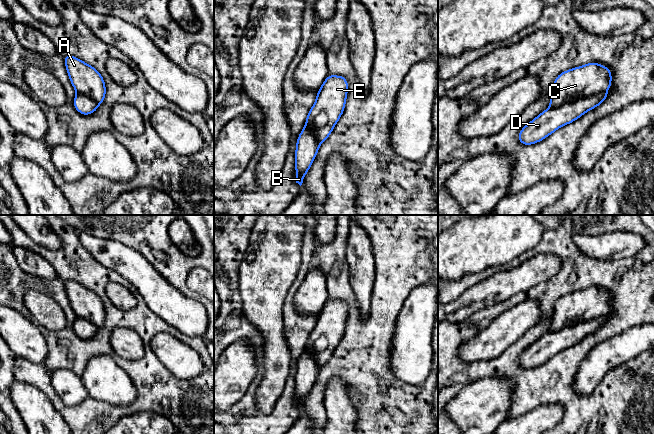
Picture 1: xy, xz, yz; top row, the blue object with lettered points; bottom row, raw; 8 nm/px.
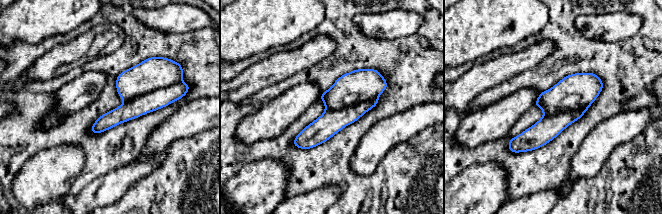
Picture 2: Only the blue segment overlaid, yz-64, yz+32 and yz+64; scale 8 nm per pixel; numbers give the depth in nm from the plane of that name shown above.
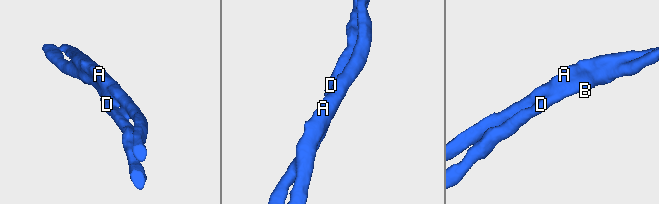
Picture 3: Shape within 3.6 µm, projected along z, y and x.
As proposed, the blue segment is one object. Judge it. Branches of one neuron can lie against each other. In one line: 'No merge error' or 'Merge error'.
Merge error

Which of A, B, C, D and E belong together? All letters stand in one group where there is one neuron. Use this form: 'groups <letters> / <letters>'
groups A C E / B D

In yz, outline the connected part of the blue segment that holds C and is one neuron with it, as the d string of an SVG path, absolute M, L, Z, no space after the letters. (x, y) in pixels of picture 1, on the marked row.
M595 62L560 73L549 92L550 107L606 91L612 85L611 76L611 70Z

